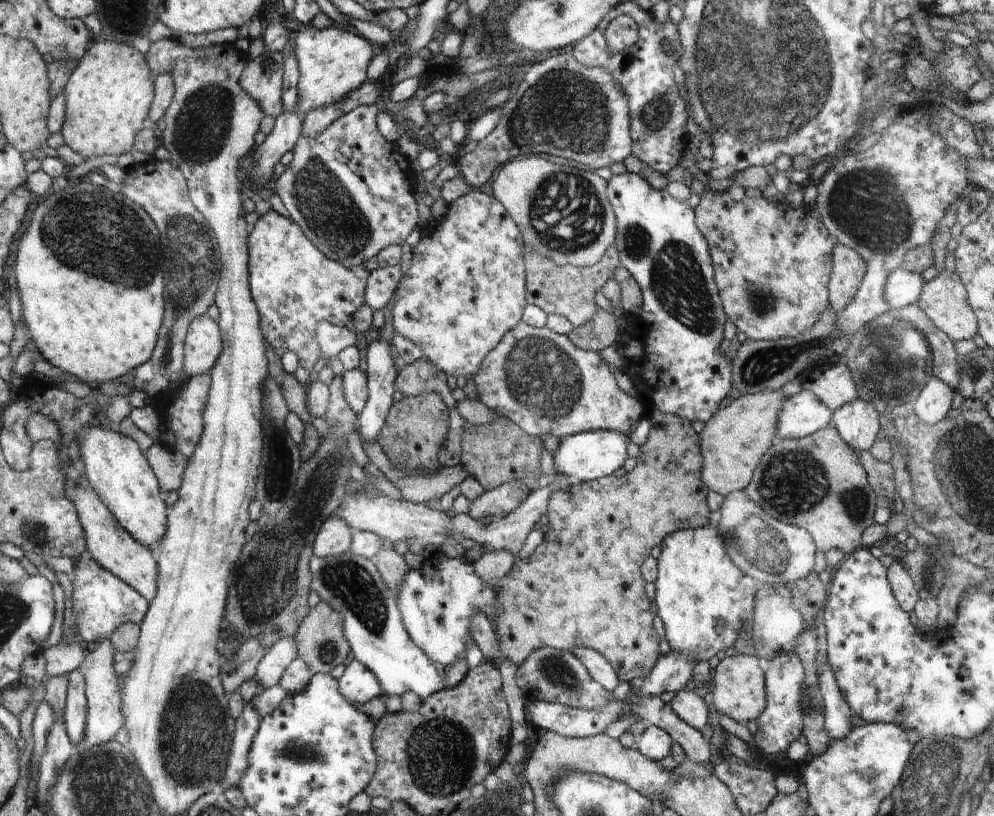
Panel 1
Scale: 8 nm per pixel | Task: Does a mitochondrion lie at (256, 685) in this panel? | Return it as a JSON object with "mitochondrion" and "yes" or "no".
{"mitochondrion":"no"}

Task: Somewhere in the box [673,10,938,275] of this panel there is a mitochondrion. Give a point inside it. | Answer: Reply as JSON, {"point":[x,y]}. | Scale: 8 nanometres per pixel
{"point":[867,206]}

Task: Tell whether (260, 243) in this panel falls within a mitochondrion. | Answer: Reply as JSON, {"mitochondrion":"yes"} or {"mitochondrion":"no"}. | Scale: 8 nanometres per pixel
{"mitochondrion":"no"}

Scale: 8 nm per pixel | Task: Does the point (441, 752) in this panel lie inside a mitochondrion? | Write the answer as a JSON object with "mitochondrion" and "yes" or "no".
{"mitochondrion":"yes"}

